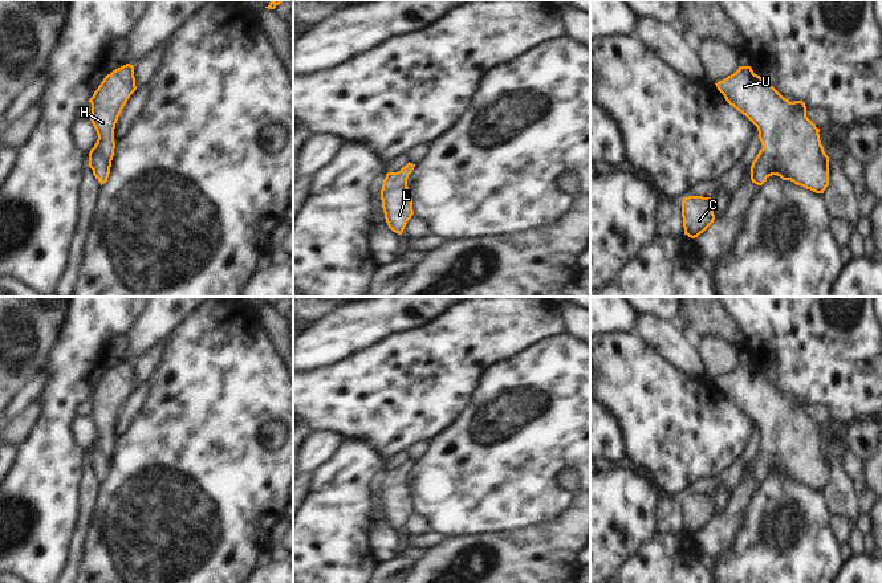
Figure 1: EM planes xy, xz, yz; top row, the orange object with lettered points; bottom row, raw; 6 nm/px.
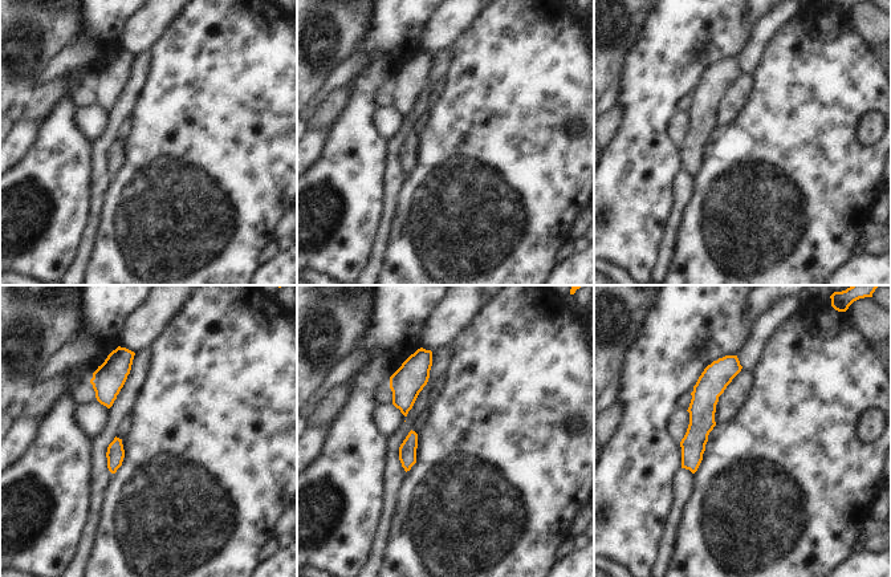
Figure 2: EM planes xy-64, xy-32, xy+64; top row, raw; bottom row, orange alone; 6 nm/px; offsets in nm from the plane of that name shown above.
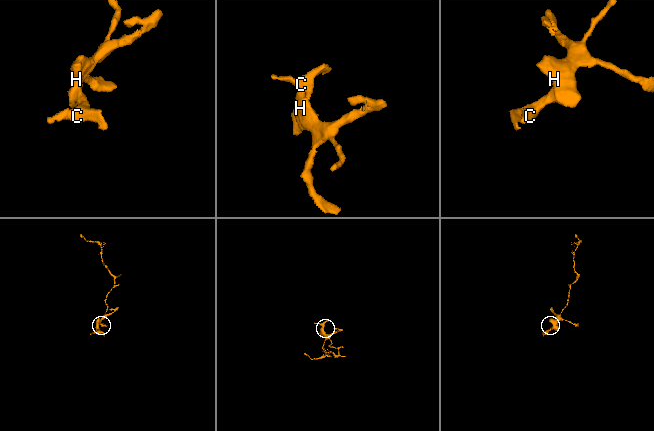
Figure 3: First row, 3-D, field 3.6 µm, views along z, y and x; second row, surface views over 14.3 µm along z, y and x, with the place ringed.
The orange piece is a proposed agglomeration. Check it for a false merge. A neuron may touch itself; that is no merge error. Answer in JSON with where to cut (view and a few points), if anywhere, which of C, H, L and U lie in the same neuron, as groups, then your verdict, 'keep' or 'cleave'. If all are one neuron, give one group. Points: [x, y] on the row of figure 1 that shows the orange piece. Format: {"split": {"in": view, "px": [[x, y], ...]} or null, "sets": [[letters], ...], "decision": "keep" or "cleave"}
{"split": null, "sets": [["C", "H", "L", "U"]], "decision": "keep"}

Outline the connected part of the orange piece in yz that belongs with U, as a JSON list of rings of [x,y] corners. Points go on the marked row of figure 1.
[[[739,66],[733,74],[715,85],[725,101],[757,127],[763,148],[751,166],[752,183],[763,186],[769,176],[777,175],[824,193],[829,186],[829,156],[821,144],[820,129],[806,117],[805,102],[789,102],[768,81],[755,74],[751,66]]]

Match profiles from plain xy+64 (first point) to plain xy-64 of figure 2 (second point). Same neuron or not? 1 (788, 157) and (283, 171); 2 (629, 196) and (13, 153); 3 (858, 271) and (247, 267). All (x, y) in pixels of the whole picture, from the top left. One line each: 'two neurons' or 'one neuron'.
1: one neuron
2: two neurons
3: two neurons

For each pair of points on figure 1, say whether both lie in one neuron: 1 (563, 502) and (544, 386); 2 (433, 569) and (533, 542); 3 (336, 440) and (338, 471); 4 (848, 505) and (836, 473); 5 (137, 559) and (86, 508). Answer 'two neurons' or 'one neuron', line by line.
1: one neuron
2: one neuron
3: two neurons
4: one neuron
5: two neurons

